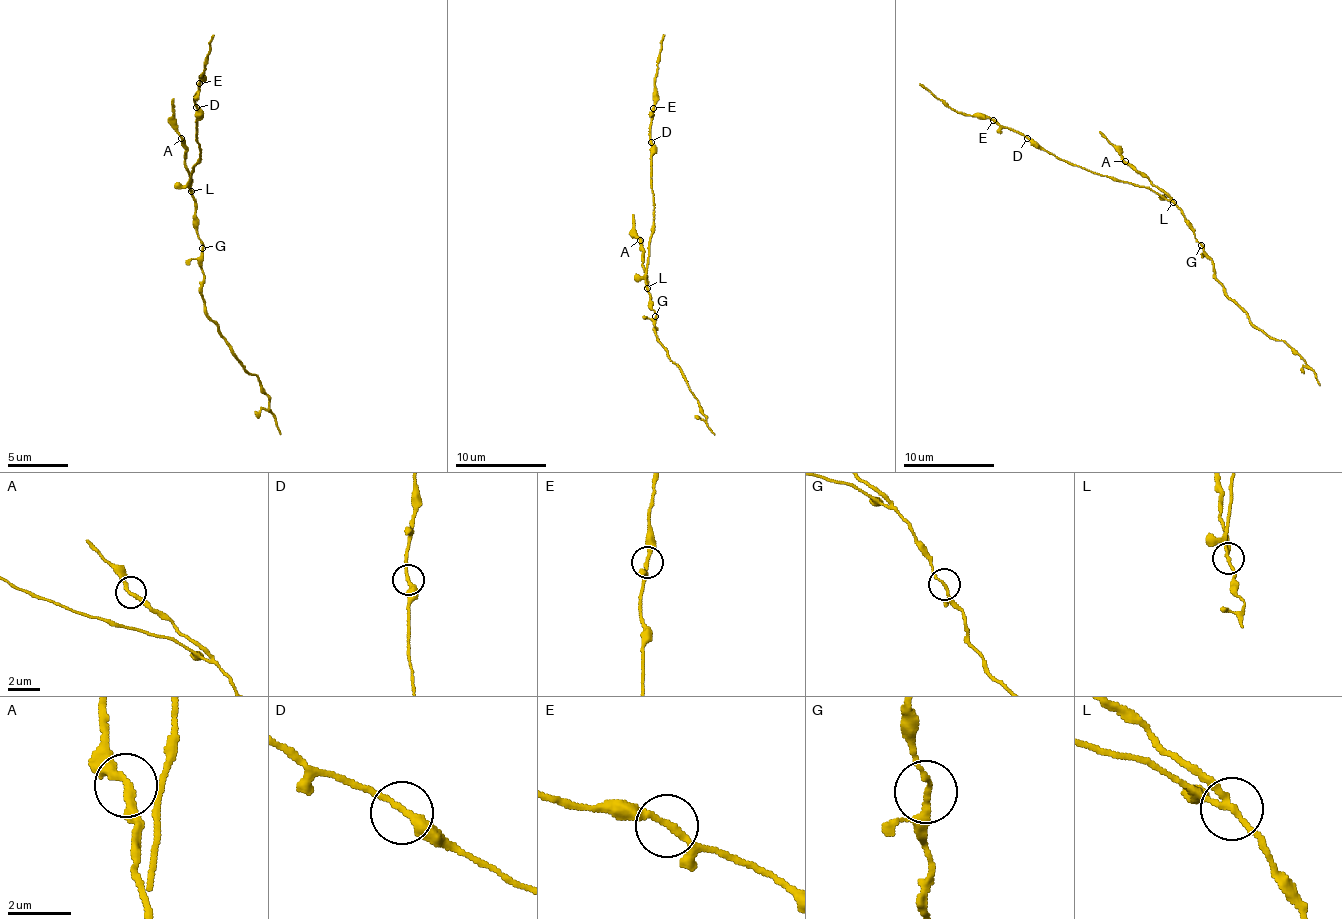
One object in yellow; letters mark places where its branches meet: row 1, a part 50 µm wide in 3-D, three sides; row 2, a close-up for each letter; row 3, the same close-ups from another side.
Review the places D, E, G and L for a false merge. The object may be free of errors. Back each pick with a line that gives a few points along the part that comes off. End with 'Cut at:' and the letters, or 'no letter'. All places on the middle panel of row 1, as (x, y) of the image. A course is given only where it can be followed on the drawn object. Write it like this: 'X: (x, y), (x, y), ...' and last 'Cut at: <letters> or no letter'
L: (647, 287), (642, 242), (635, 233), (633, 215)
Cut at: L

